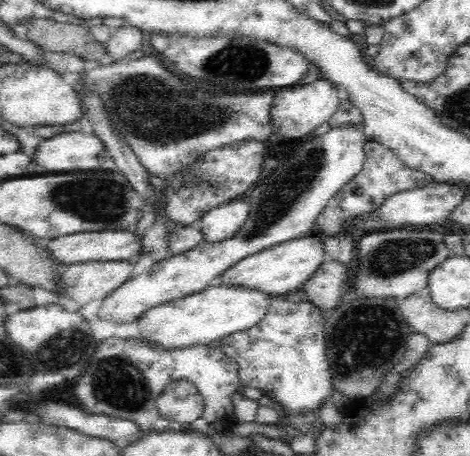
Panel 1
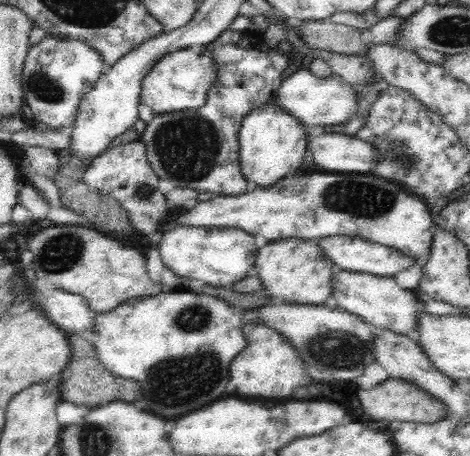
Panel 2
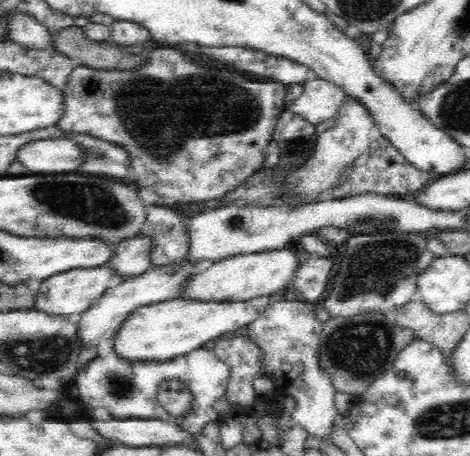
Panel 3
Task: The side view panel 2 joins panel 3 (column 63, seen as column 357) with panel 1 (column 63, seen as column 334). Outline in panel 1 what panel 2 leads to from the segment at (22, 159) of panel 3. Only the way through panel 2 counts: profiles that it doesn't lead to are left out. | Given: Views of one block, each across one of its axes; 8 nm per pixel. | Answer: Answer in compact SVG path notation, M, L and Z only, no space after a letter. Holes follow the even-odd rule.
M80 130L80 132L66 132L60 136L54 136L50 140L44 140L36 148L36 154L32 156L32 160L36 160L36 164L40 164L48 172L62 172L62 170L72 170L72 168L92 170L92 168L98 168L100 164L104 164L106 154L102 150L104 150L104 142L98 136L82 134L82 130Z

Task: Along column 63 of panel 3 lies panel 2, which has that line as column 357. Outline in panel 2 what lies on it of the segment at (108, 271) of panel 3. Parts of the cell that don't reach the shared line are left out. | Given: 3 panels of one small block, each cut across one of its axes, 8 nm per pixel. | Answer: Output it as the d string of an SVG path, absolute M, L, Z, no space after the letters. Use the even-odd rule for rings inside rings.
M335 270L331 282L333 282L331 296L335 298L339 310L359 316L365 324L371 324L371 328L375 328L377 332L395 332L407 336L413 342L419 342L417 320L421 312L415 308L417 300L411 294L411 290L399 288L399 284L395 284L393 278L381 278L381 276L357 274L345 270Z

